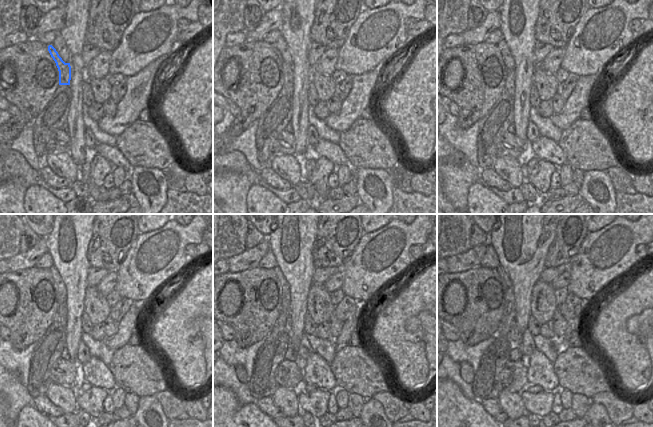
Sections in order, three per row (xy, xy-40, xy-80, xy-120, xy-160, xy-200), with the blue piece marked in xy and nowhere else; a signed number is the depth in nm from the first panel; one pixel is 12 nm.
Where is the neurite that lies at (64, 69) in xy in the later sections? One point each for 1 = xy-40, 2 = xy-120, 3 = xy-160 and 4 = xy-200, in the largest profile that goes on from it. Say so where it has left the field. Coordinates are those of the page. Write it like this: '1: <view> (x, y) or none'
1: xy-40 (288, 77)
2: xy-120 (62, 310)
3: xy-160 (288, 320)
4: xy-200 (514, 336)

